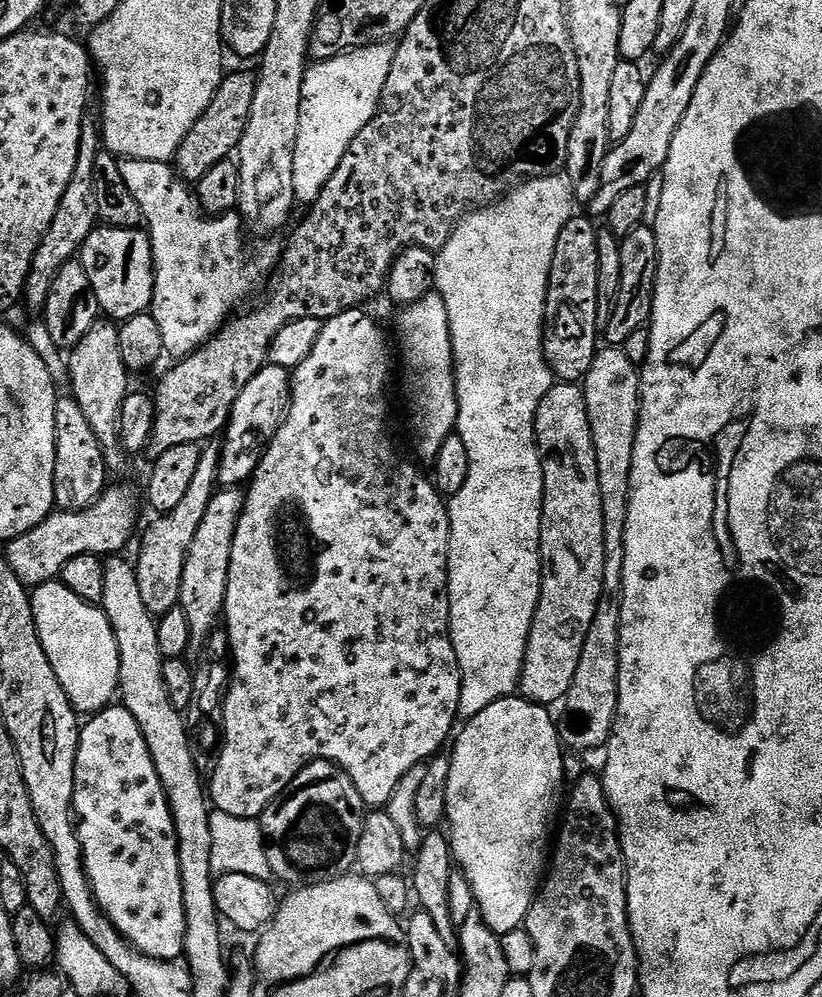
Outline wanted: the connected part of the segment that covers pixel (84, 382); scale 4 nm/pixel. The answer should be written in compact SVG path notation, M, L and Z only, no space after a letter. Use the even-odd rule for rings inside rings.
M101 318L82 338L82 342L67 353L68 380L72 383L70 395L82 406L82 414L90 422L95 437L104 451L104 461L108 464L109 473L116 474L127 466L129 453L120 445L120 419L122 402L128 397L130 373L126 362L122 362L120 329L111 319Z

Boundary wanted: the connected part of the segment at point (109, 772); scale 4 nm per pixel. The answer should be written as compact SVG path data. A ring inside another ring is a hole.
M109 706L91 717L89 724L85 723L80 730L78 754L74 762L74 809L78 821L78 835L81 853L84 856L84 870L88 882L101 910L110 918L116 931L120 932L138 951L155 960L178 960L184 954L184 935L186 934L186 910L182 906L182 870L178 866L178 842L174 822L170 814L168 799L164 793L162 782L158 778L158 770L154 770L154 758L150 758L150 750L146 746L146 738L142 738L142 730L138 730L138 722L134 722L134 714L123 706Z

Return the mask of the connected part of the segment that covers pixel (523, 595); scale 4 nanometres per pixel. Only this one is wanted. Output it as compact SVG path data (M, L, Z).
M567 174L543 176L538 180L528 180L519 188L512 189L502 200L477 208L468 213L457 224L452 237L446 246L435 253L436 282L435 291L440 293L445 303L449 318L450 342L452 343L452 366L456 370L456 397L458 398L458 416L456 418L455 435L462 438L466 445L466 458L470 458L470 474L466 474L466 486L458 490L447 501L448 517L450 518L450 542L448 543L448 629L454 646L454 654L460 667L460 701L459 719L467 722L472 720L486 706L494 706L494 702L505 700L508 696L517 695L520 687L520 671L526 658L526 646L530 638L530 626L534 622L534 610L540 597L540 531L542 530L542 506L544 505L544 462L540 459L540 448L536 444L536 415L542 398L552 388L554 377L544 357L544 307L548 293L548 275L554 262L554 250L558 246L558 234L562 234L562 226L574 215L572 183Z

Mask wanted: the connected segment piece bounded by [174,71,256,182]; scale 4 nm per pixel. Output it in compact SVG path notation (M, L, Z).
M229 71L223 82L218 86L210 106L194 122L184 145L177 150L174 157L174 167L182 179L198 182L206 178L206 173L218 162L229 159L239 149L242 134L246 134L246 122L250 122L250 110L254 107L254 90L256 76L248 72Z

